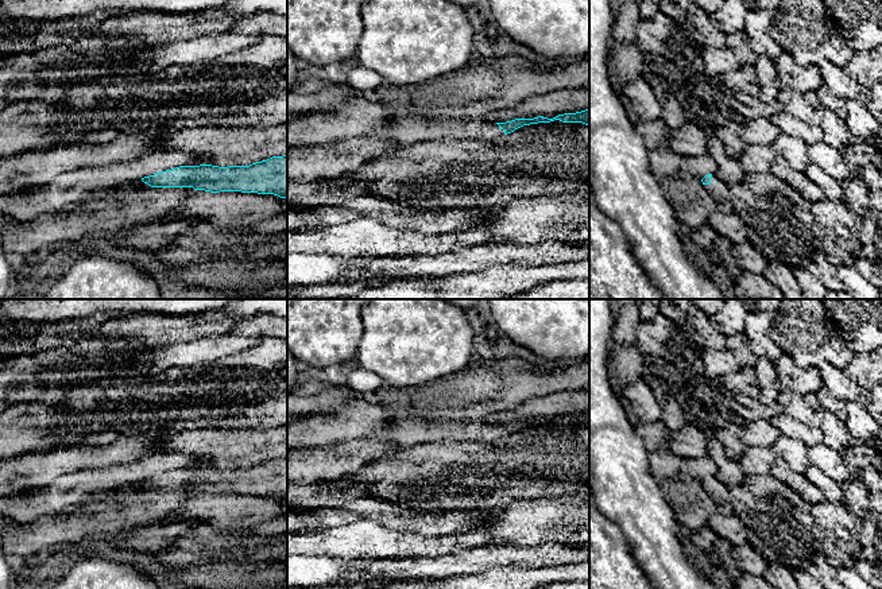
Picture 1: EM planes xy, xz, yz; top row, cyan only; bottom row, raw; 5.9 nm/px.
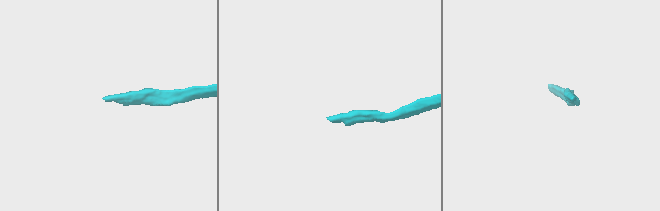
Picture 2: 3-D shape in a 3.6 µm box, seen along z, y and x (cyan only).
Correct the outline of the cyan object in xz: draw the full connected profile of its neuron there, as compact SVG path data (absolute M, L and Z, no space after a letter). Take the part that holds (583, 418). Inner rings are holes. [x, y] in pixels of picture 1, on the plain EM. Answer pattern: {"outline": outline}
{"outline": "M589 411L576 415L558 416L553 421L538 418L534 421L515 421L506 425L488 425L481 419L399 419L392 427L380 433L365 435L364 439L392 443L401 449L440 442L444 439L456 439L460 442L496 442L523 427L550 425L554 422L560 422L562 425L583 425L589 427Z"}

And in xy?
{"outline": "M287 457L272 458L249 468L179 468L134 483L129 488L274 496L287 501Z"}

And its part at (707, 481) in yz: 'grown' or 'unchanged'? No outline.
grown

